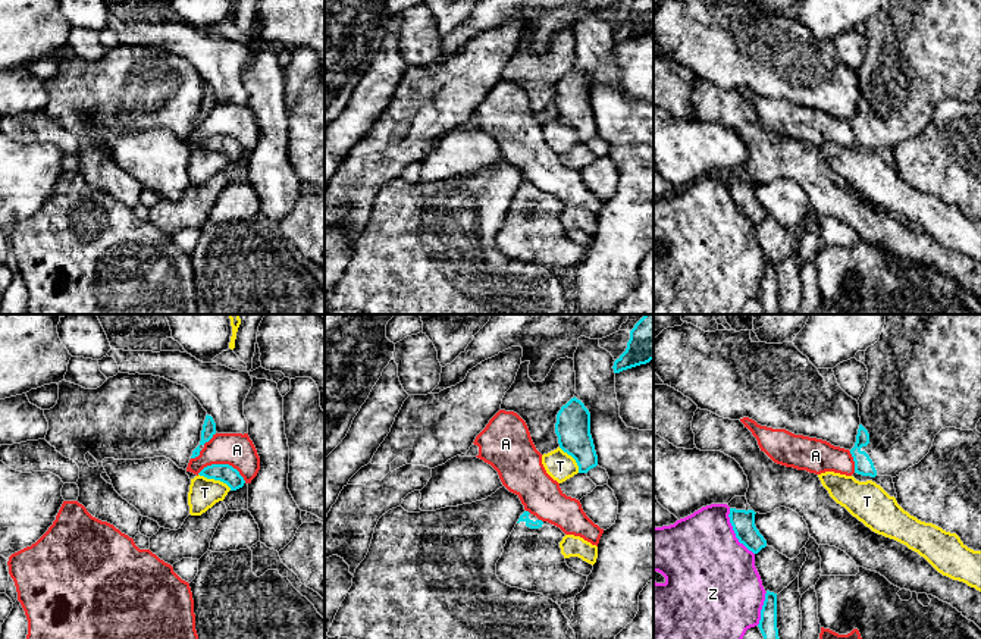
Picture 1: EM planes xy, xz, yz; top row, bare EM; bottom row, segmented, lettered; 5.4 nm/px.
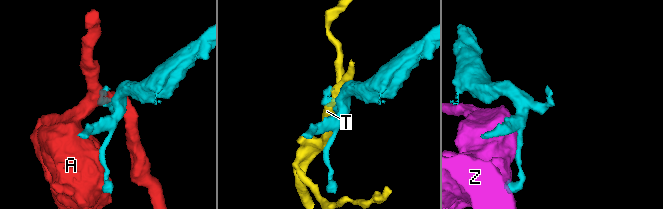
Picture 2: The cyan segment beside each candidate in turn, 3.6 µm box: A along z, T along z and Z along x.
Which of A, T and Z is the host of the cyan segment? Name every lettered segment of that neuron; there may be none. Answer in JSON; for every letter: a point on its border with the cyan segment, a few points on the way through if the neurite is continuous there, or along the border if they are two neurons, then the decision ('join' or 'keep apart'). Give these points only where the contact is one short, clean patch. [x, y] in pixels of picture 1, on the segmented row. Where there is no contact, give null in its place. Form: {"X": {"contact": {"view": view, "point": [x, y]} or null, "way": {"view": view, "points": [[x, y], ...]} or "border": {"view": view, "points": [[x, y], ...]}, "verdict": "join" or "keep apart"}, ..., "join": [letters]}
{"A": {"contact": {"view": "xy", "point": [223, 464]}, "verdict": "keep apart"}, "T": {"contact": {"view": "xy", "point": [215, 479]}, "verdict": "keep apart"}, "Z": {"contact": {"view": "yz", "point": [735, 532]}, "verdict": "keep apart"}, "join": []}

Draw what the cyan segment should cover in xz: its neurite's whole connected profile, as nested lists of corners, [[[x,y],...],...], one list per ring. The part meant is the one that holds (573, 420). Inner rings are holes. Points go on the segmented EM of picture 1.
[[[576,397],[558,411],[555,433],[560,448],[576,460],[579,473],[587,473],[598,466],[590,435],[590,413]]]

